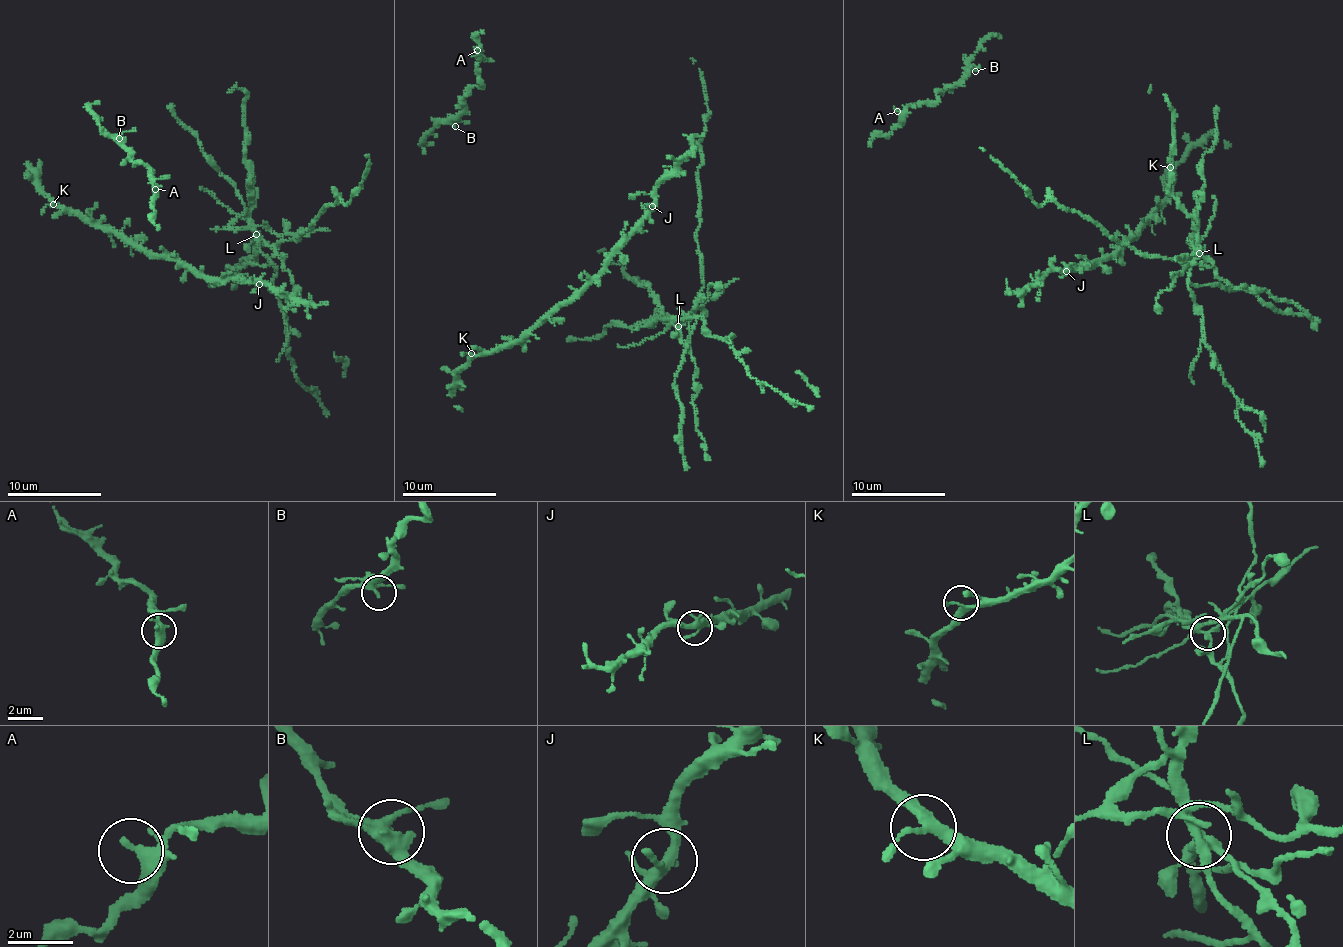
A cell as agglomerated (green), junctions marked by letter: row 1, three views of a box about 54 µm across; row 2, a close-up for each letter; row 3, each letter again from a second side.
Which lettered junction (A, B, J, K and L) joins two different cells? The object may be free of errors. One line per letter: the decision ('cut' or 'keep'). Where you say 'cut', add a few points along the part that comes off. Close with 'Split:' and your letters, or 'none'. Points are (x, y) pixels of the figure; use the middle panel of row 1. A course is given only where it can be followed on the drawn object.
A: keep
B: keep
J: keep
K: keep
L: cut
Split: L

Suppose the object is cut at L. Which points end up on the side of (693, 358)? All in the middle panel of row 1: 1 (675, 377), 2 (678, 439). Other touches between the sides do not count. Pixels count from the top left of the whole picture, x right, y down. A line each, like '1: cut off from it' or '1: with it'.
1: cut off from it
2: cut off from it

